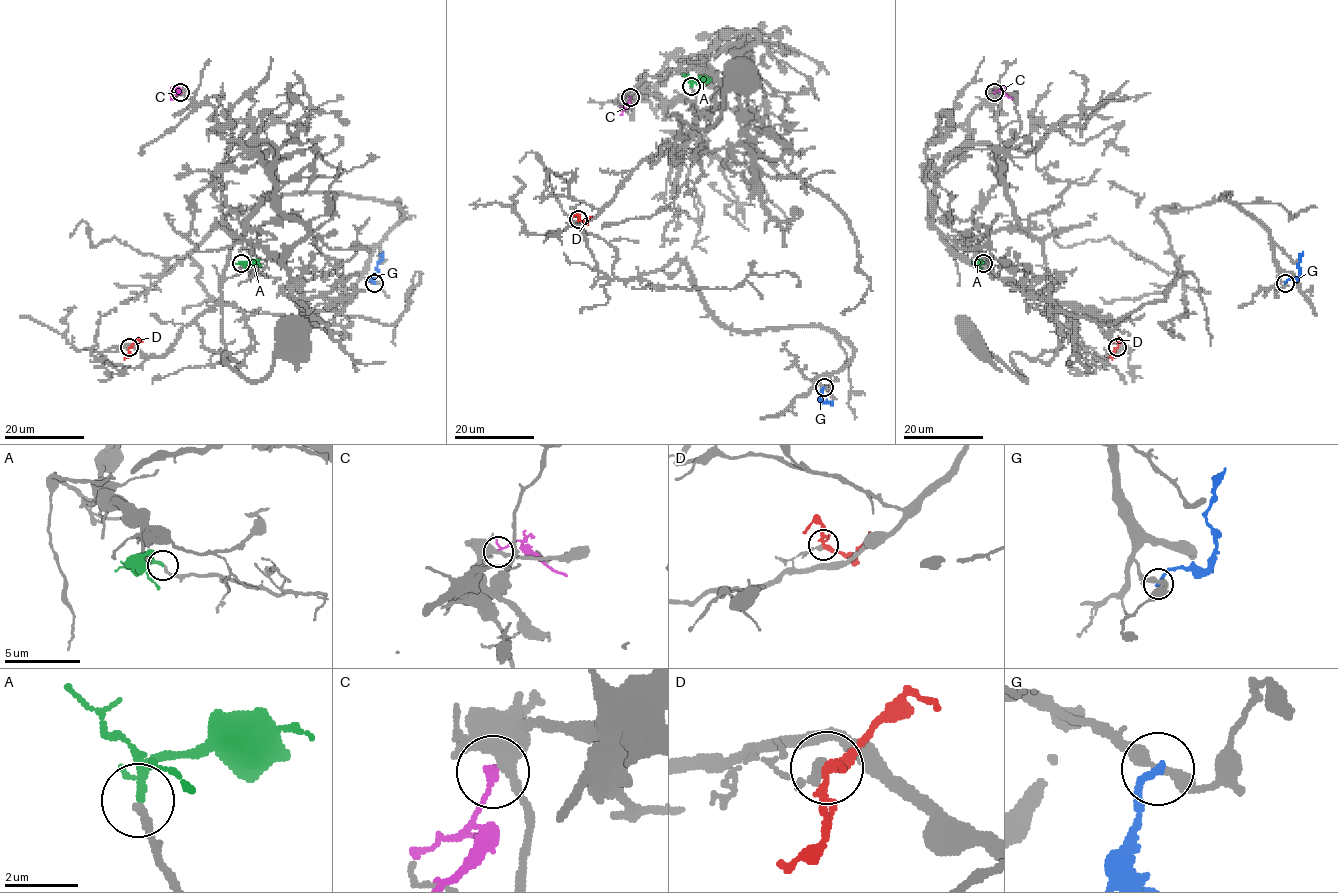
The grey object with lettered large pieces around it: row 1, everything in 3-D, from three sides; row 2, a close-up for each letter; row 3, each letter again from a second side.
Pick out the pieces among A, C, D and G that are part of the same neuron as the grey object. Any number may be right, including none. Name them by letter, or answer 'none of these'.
A

